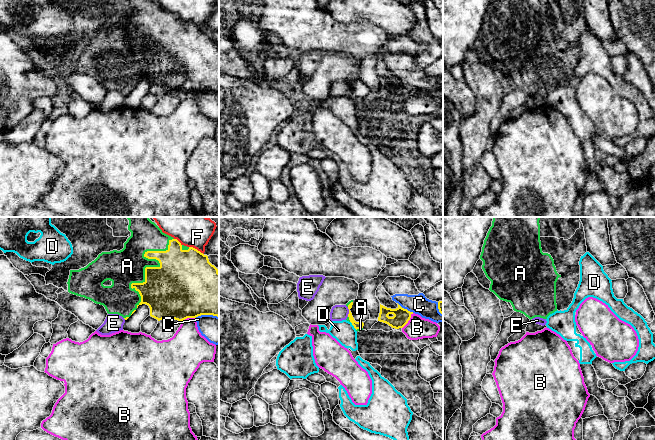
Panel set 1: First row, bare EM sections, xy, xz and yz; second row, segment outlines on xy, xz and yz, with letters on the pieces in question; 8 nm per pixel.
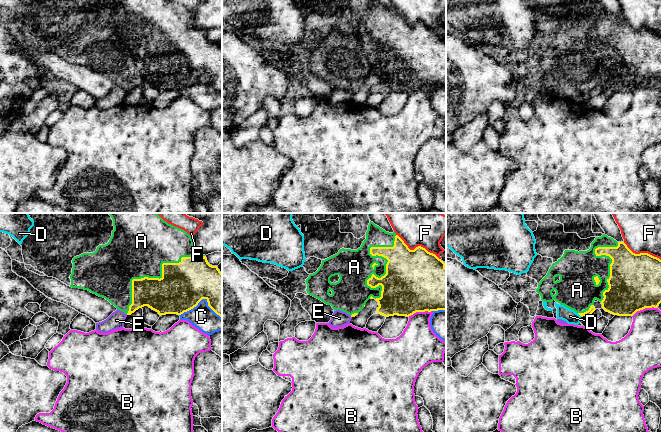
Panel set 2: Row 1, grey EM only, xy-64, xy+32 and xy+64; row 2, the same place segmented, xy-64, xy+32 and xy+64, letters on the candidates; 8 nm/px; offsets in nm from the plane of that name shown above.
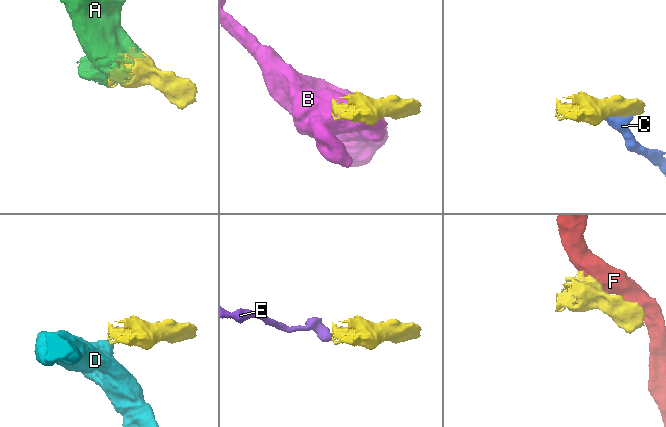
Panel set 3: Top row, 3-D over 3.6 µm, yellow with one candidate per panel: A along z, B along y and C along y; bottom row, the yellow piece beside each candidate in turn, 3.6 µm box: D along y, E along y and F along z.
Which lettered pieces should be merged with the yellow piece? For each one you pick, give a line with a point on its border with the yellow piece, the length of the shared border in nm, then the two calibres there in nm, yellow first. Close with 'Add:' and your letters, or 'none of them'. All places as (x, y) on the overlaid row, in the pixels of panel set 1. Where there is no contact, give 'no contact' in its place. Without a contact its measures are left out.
A: xy (153, 267) | 650 nm | 460/280 nm
Add: A

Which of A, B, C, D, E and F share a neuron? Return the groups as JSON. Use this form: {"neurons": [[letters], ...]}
{"neurons": [["A"], ["B"], ["C"], ["D"], ["E"], ["F"]]}

